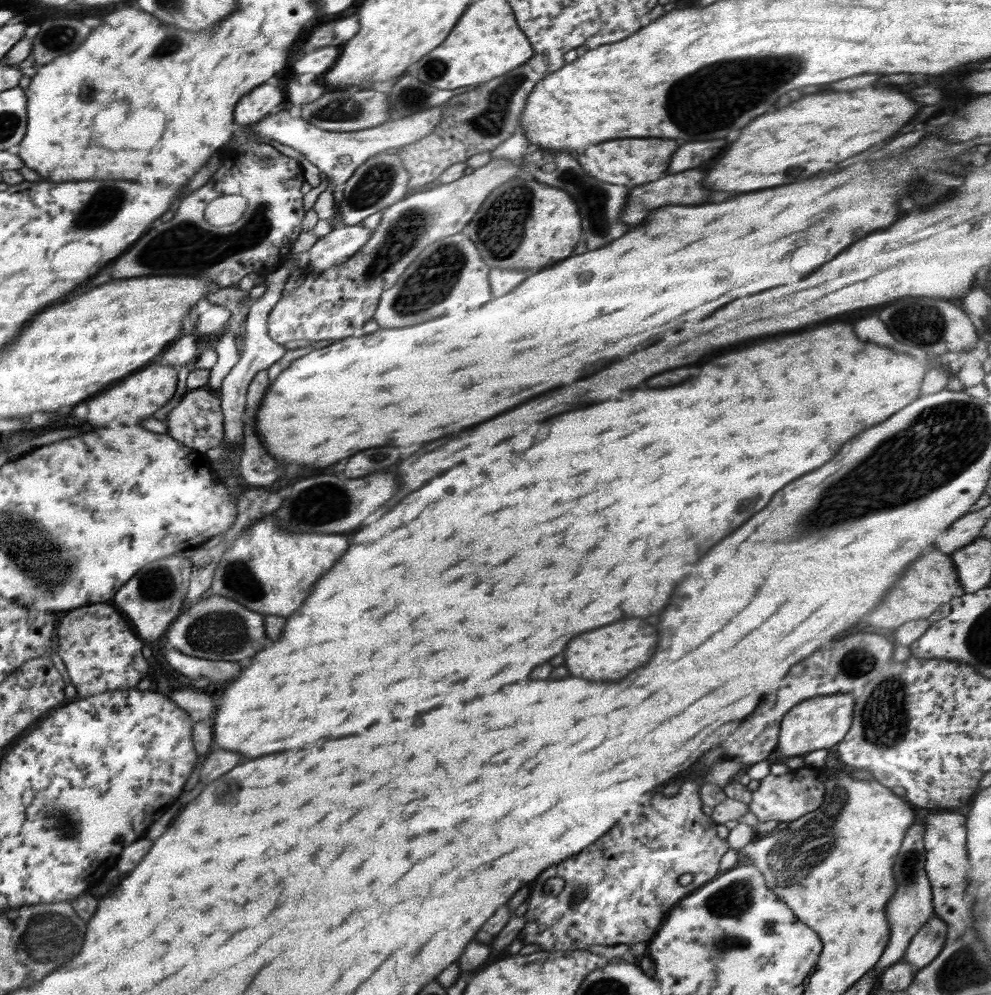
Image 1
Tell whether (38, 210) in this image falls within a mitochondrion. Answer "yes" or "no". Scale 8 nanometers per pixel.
no

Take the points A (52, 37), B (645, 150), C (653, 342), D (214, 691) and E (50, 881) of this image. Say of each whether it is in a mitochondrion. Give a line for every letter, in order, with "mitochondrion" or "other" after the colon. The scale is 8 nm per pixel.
A: other
B: other
C: other
D: other
E: other

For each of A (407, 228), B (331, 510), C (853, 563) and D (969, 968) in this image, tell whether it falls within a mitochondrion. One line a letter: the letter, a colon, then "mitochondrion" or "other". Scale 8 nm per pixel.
A: mitochondrion
B: mitochondrion
C: other
D: mitochondrion

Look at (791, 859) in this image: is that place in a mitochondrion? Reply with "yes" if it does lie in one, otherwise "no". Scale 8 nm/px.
yes

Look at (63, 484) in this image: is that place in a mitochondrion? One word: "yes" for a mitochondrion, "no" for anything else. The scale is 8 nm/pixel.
no

